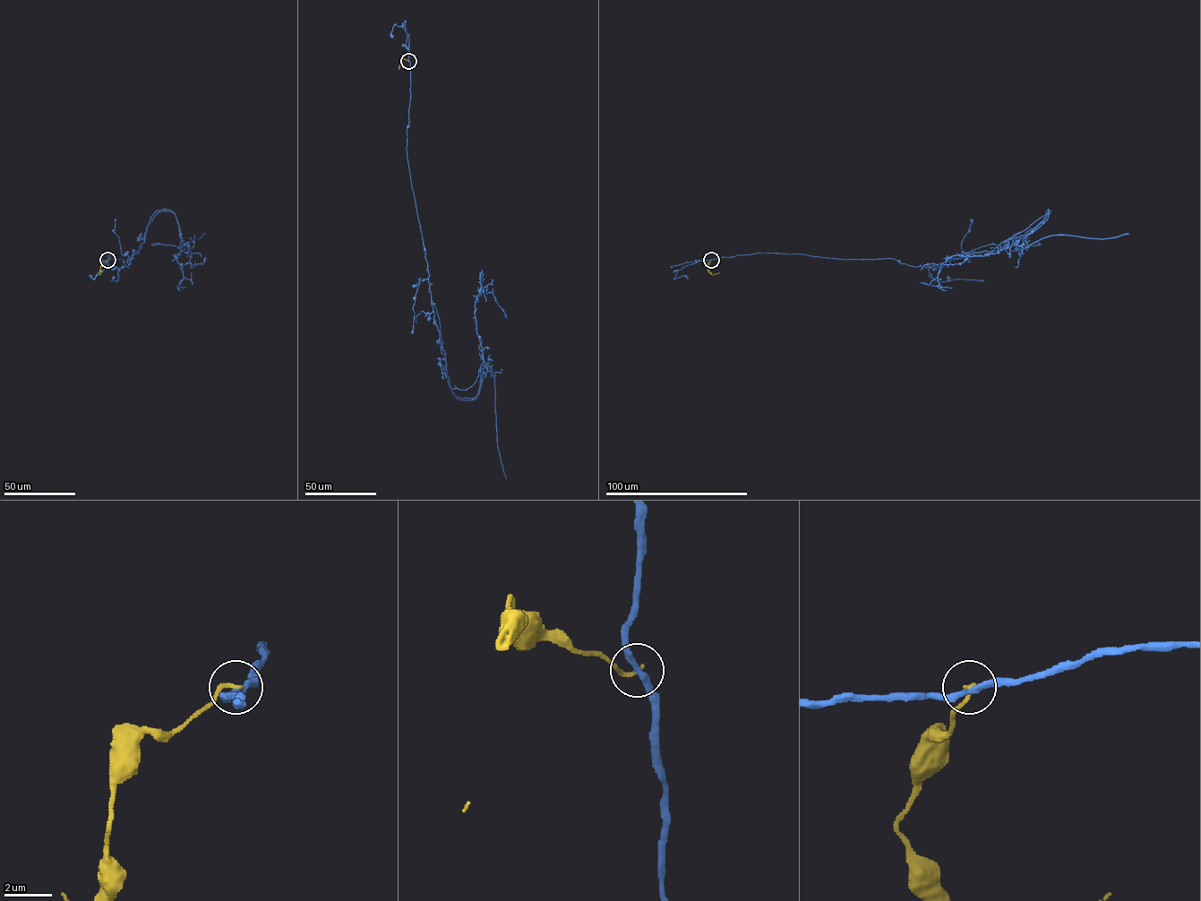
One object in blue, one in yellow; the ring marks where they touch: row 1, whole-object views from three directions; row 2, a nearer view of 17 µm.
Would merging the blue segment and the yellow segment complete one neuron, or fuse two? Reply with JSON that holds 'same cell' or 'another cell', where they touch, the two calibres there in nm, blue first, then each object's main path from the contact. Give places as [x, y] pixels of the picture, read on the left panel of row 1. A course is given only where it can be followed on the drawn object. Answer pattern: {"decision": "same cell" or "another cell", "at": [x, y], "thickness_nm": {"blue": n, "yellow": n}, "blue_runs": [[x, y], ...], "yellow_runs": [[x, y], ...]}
{"decision": "another cell", "at": [107, 260], "thickness_nm": {"blue": 240, "yellow": 180}, "blue_runs": [[108, 260], [108, 253], [128, 267], [150, 217], [170, 210], [184, 243], [174, 255], [181, 283]], "yellow_runs": [[108, 260], [102, 262], [99, 275], [98, 272]]}

